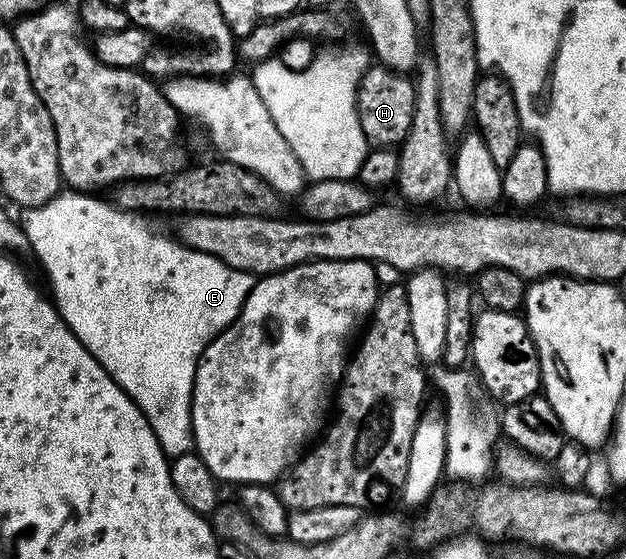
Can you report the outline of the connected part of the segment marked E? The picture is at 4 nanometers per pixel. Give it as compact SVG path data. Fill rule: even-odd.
M61 191L38 207L23 210L19 214L18 220L24 229L30 253L33 253L40 260L40 265L44 268L49 283L52 284L50 297L56 308L60 310L60 318L68 324L72 334L88 348L90 355L94 355L96 362L111 375L114 383L118 383L118 387L122 387L122 391L126 391L126 395L131 401L143 411L144 418L150 423L165 457L173 459L182 456L183 453L193 452L194 449L192 440L192 388L194 387L196 368L200 362L200 357L204 354L204 349L208 344L236 320L248 293L252 290L254 277L251 273L243 273L226 263L222 263L214 255L206 255L202 251L194 251L190 247L186 247L176 240L175 236L163 237L162 234L155 233L148 226L149 218L147 216L117 209L107 200L104 200L105 202L99 201L96 197L99 196L89 195L84 191Z

